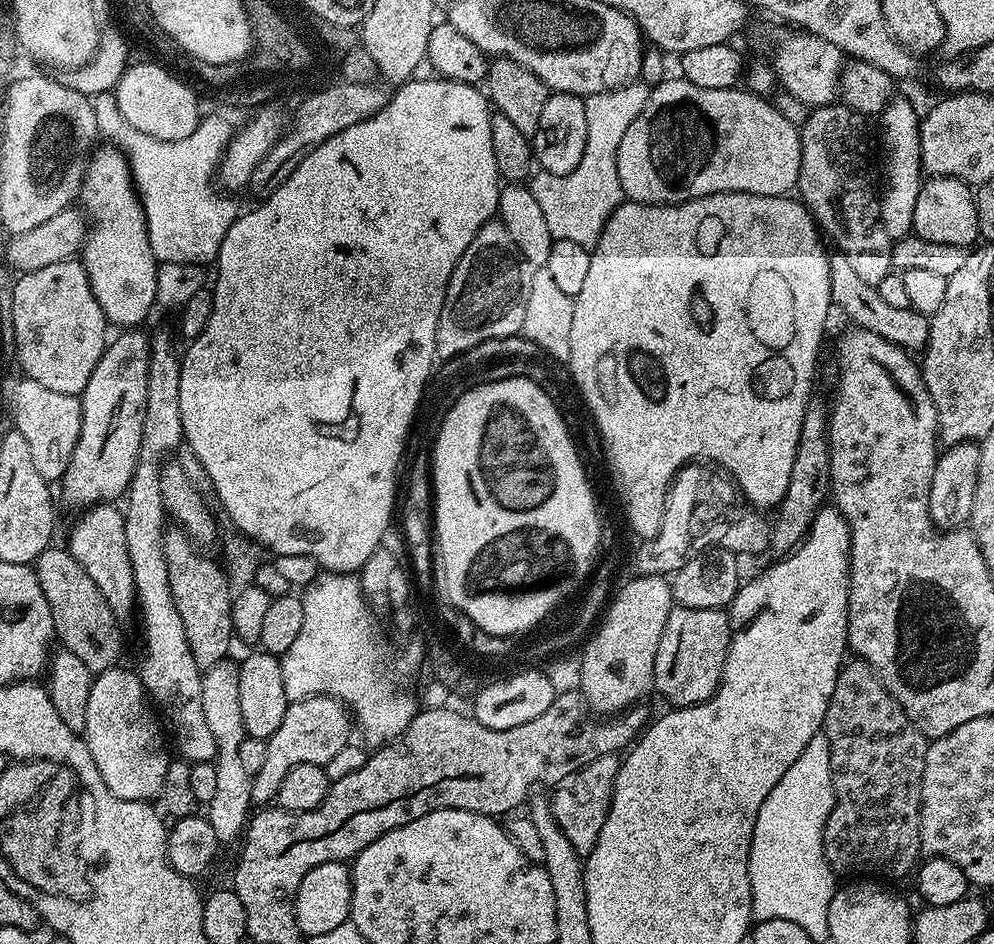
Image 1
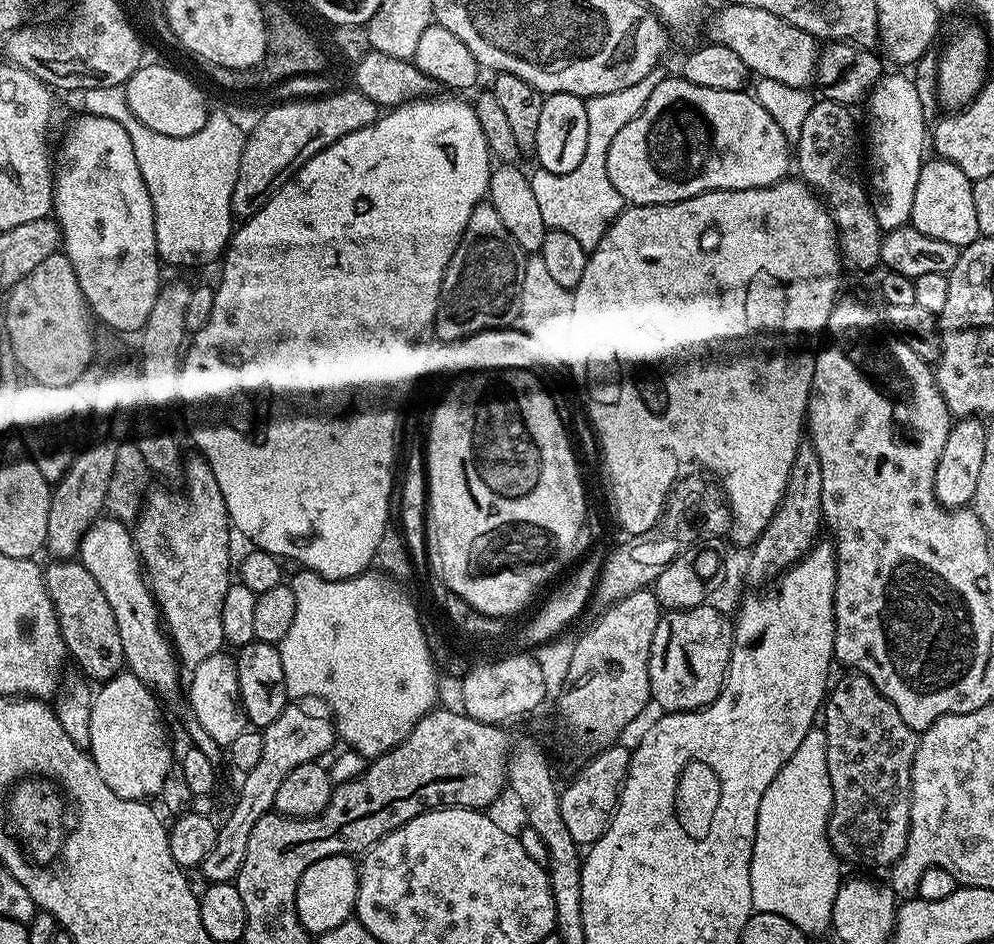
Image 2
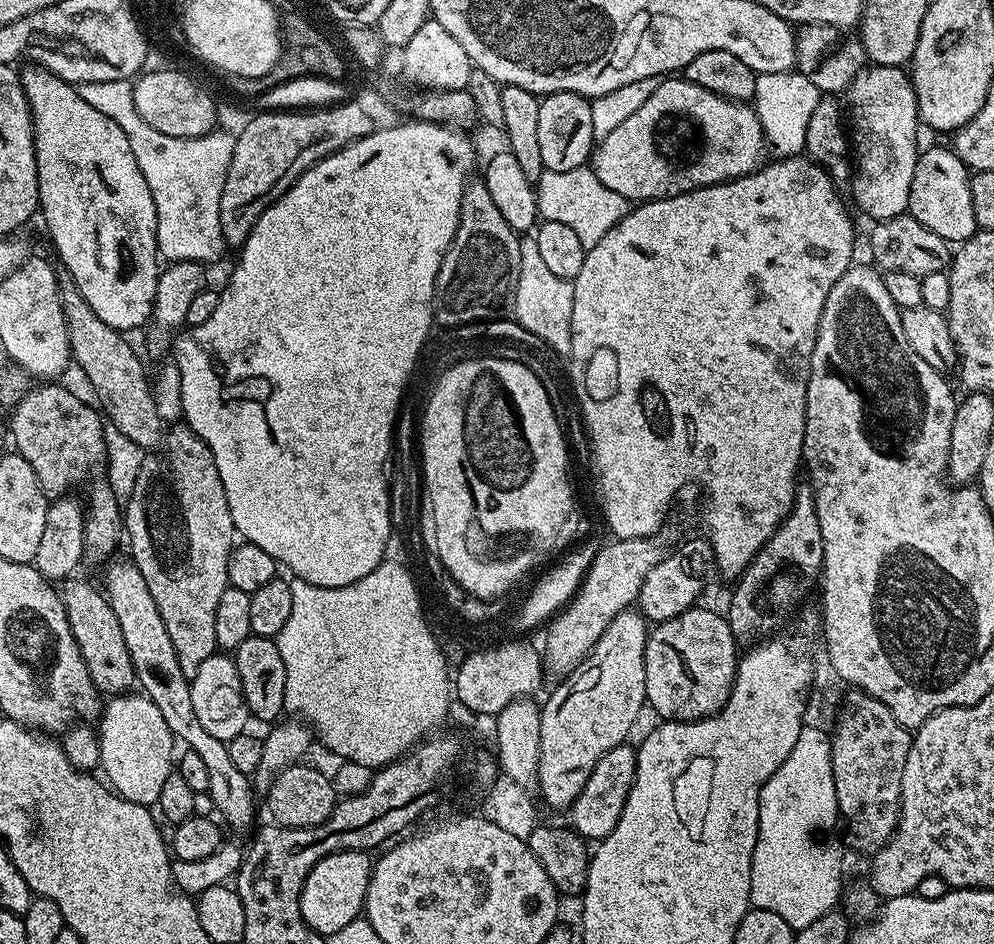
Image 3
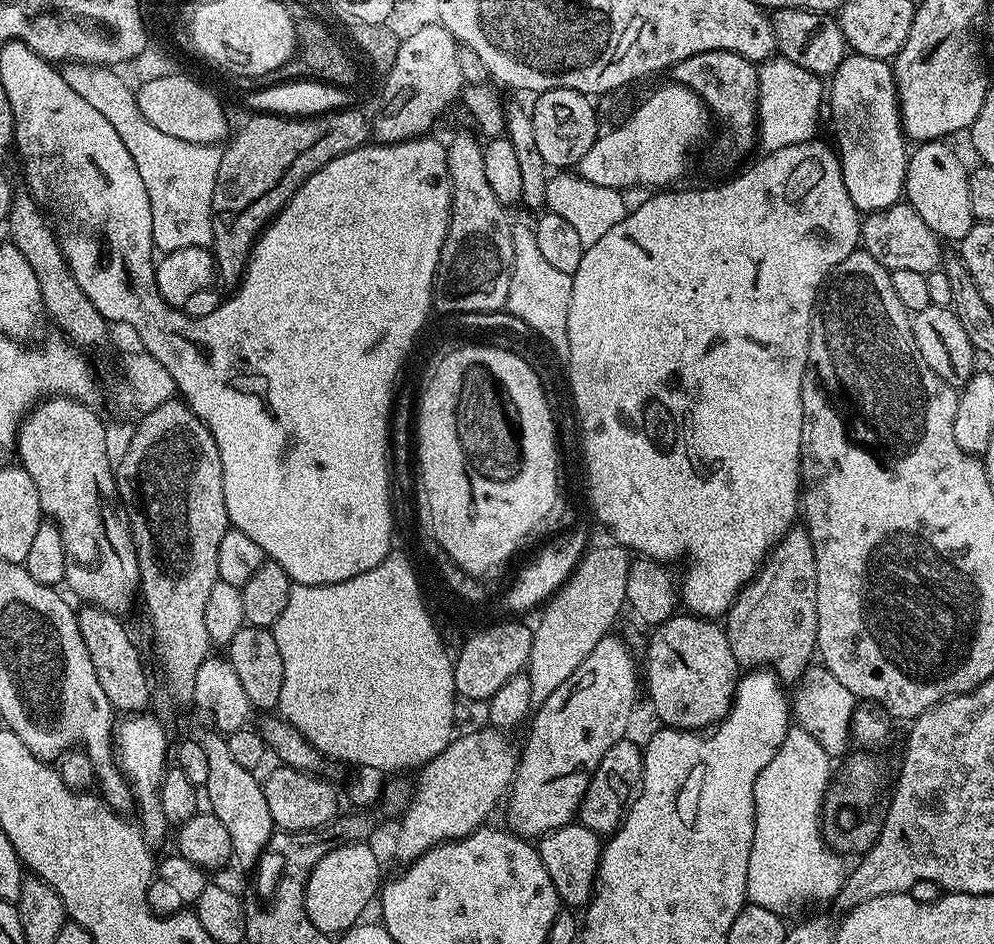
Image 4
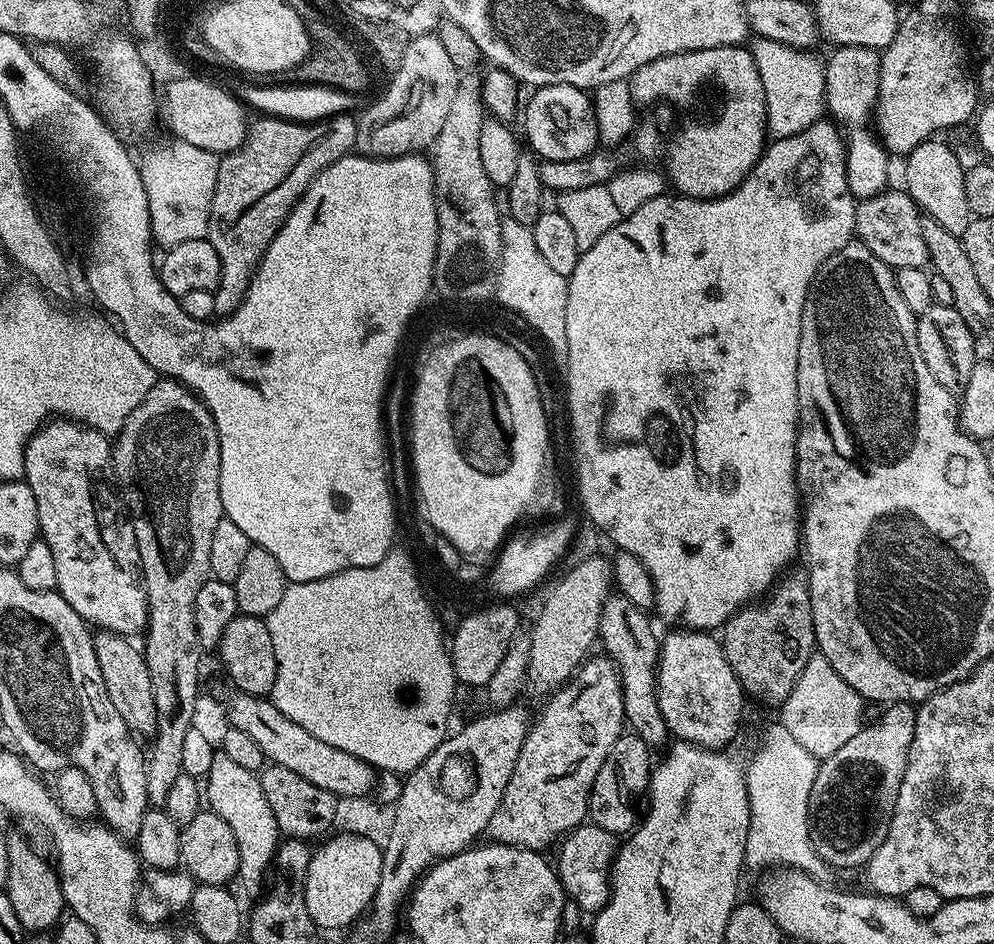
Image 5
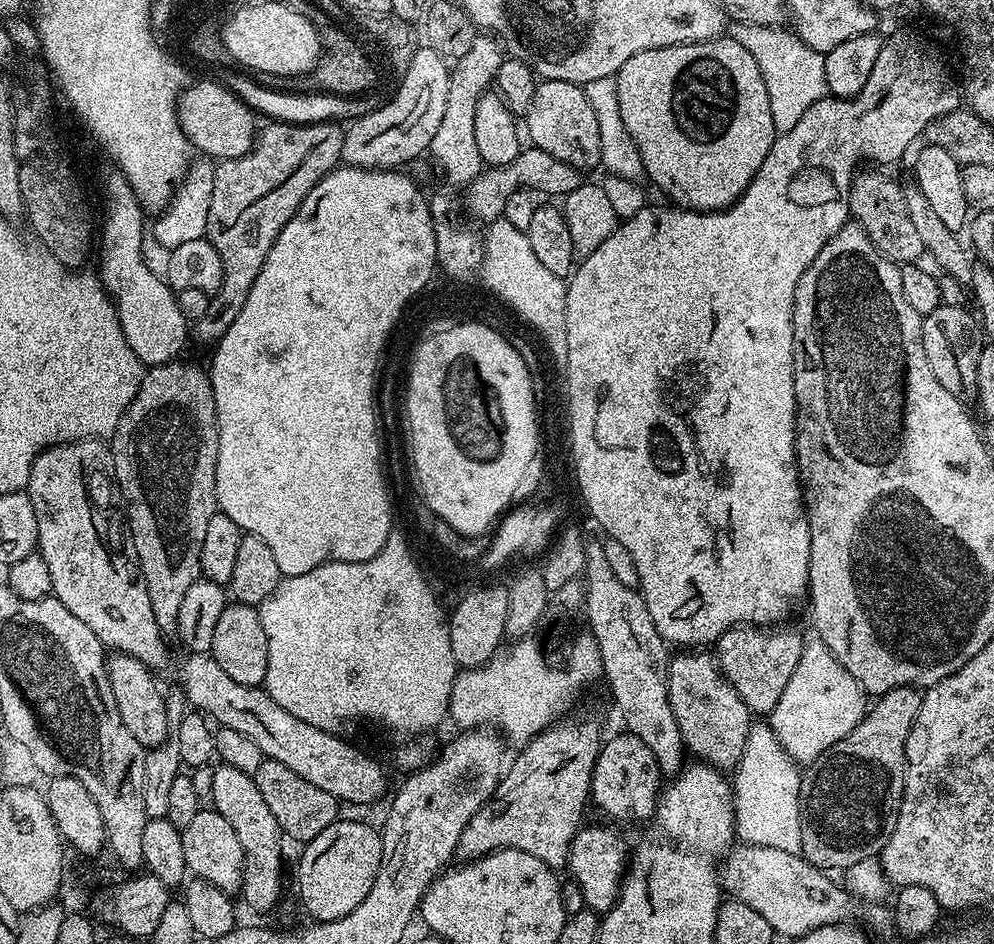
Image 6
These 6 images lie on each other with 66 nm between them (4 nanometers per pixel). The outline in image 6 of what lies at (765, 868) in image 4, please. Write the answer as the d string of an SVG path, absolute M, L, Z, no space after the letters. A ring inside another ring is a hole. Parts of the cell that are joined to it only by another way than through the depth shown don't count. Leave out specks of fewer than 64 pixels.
M753 722L748 728L746 750L731 777L732 805L736 814L736 836L745 844L770 846L774 850L799 853L801 769L778 742L771 723Z

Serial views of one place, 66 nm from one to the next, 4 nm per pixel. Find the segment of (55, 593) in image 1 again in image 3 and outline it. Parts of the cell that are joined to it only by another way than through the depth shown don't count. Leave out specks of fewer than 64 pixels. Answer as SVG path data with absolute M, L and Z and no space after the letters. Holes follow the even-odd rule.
M69 579L63 585L62 599L66 618L70 622L70 634L74 634L74 642L78 642L78 650L86 662L86 670L97 692L101 694L131 693L137 687L136 671L134 662L130 662L130 650L126 650L126 641L122 638L118 617L114 615L108 597L97 585L95 588L84 580L76 579Z

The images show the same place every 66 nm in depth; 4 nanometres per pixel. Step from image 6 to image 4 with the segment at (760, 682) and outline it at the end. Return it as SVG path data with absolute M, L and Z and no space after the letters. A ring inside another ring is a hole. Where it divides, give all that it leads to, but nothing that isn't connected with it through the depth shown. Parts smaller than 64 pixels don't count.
M793 526L789 528L788 533L780 540L768 554L767 560L760 565L759 572L741 588L736 600L732 603L732 607L728 609L722 620L722 627L726 638L730 642L730 654L734 654L737 665L744 670L764 670L771 669L776 673L776 677L785 685L792 686L799 681L800 677L808 671L813 663L814 657L817 655L818 649L816 646L816 635L818 634L818 610L816 609L816 591L818 590L818 566L814 562L814 550L810 542L810 534L808 529L803 526Z

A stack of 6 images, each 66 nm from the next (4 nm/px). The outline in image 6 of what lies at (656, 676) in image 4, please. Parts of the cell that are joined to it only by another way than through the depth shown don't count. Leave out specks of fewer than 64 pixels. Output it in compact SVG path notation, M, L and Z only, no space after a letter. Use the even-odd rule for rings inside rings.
M684 650L673 655L668 661L668 697L670 710L674 710L674 722L678 722L678 730L684 739L684 747L692 752L697 761L710 764L717 770L732 770L742 758L742 750L746 750L748 728L754 722L753 713L749 712L746 702L738 698L738 694L726 682L716 663L715 655L704 650Z

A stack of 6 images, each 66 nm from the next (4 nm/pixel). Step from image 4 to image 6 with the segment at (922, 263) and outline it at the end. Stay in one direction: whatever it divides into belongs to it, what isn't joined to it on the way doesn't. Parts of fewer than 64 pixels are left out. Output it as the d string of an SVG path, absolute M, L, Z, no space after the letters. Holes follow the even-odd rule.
M864 172L852 181L852 188L848 191L848 210L851 219L874 242L874 246L898 266L901 264L915 264L925 255L922 238L916 233L914 222L906 210L906 198L903 187L895 184L888 176L880 172Z

